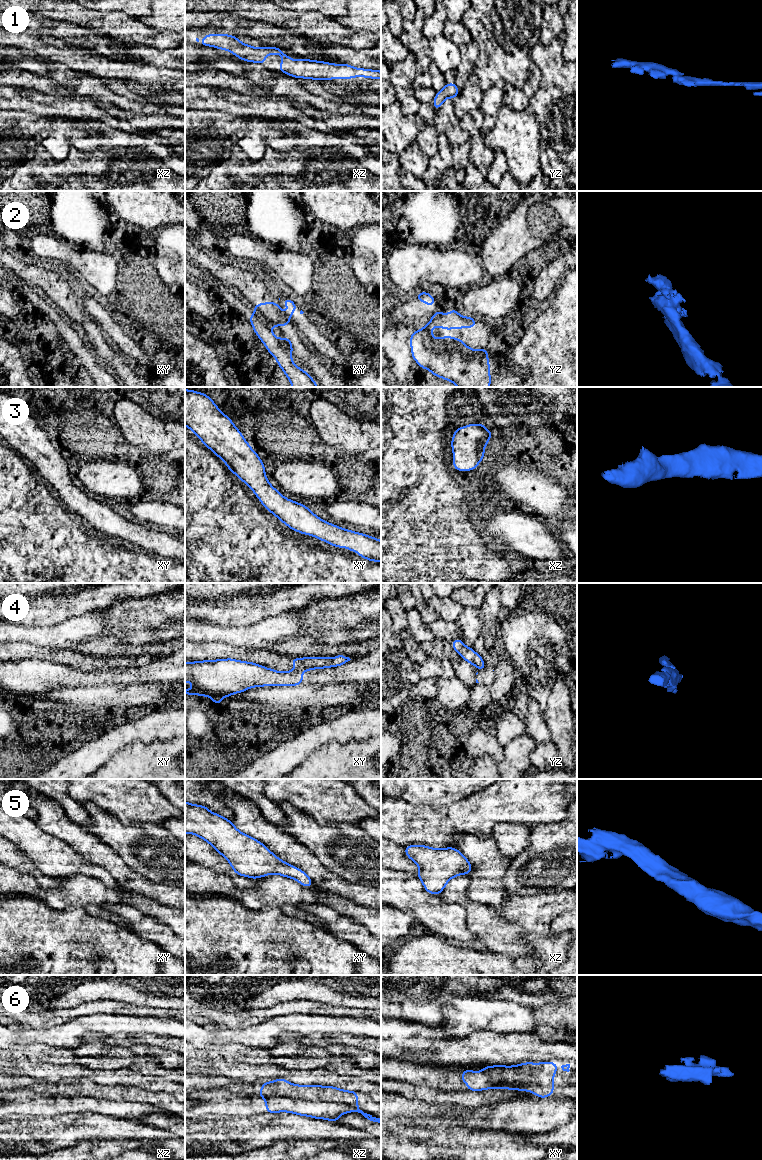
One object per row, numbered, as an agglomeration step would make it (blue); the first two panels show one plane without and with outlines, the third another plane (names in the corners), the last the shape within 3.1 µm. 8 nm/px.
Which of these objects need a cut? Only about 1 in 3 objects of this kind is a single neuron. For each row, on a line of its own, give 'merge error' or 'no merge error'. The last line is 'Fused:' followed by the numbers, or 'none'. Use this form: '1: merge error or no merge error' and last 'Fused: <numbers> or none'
1: no merge error
2: merge error
3: no merge error
4: merge error
5: no merge error
6: merge error
Fused: 2, 4, 6

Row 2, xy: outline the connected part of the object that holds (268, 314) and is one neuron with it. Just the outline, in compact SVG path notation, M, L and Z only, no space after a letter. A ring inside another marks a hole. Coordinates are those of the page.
M264 302L253 306L255 312L249 317L253 330L268 352L275 357L279 367L290 380L291 386L319 387L306 371L293 363L292 339L277 338L271 331L273 326L288 326L290 323L290 319L281 311L277 302Z

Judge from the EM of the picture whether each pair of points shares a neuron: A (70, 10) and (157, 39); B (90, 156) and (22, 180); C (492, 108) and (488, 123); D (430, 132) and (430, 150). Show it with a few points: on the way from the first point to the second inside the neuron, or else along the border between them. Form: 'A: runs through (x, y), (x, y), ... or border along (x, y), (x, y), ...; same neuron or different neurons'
A: runs through (92, 18), (108, 21), (135, 32); same neuron
B: runs through (73, 165), (65, 171), (42, 177), (39, 180); same neuron
C: runs through (490, 112), (488, 119); same neuron
D: runs through (430, 136), (430, 146); same neuron

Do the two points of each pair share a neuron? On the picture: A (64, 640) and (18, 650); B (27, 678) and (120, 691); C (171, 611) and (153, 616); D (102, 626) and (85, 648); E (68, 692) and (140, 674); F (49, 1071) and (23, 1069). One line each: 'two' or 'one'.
A: two
B: two
C: two
D: two
E: two
F: one

